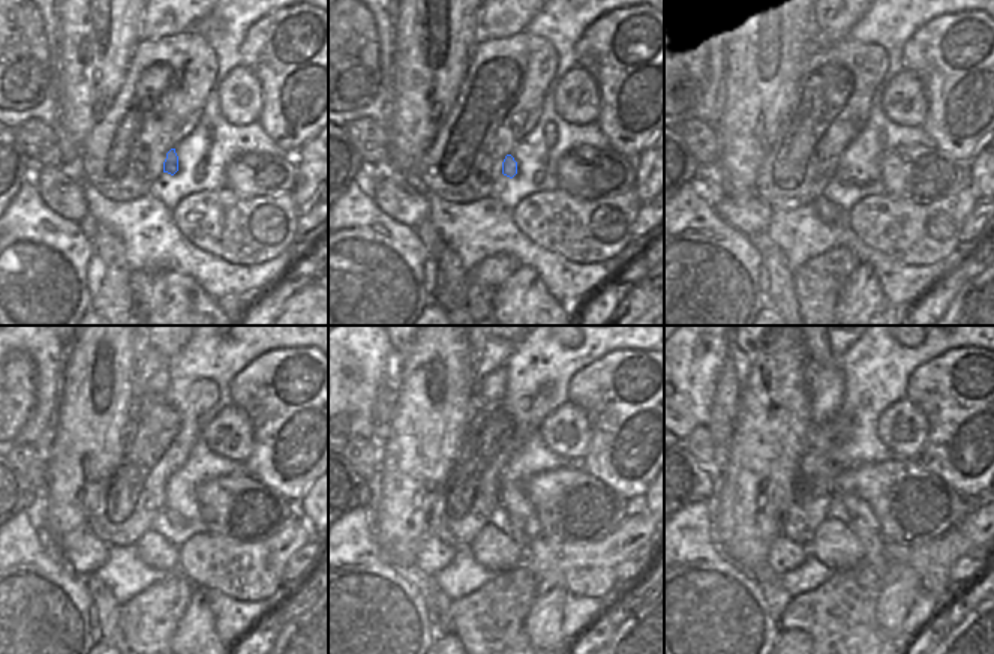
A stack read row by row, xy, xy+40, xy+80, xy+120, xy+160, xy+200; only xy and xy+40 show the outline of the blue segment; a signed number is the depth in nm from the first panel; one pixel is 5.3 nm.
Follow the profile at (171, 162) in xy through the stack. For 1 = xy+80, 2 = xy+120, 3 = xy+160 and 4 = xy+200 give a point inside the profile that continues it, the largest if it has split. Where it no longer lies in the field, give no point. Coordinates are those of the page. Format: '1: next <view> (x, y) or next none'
1: next xy+80 (843, 176)
2: next xy+120 (176, 519)
3: next xy+160 (516, 521)
4: next xy+200 (871, 543)

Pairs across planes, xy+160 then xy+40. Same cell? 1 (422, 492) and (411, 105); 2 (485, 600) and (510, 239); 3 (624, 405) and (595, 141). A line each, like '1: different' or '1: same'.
1: same
2: different
3: different

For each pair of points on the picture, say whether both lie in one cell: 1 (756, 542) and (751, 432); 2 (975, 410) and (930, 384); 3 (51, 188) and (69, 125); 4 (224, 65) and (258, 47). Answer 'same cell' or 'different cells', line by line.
1: same cell
2: same cell
3: different cells
4: different cells

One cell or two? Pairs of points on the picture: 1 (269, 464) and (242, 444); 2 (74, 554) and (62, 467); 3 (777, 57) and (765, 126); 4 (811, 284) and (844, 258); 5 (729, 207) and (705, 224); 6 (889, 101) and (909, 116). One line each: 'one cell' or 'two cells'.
1: two cells
2: two cells
3: one cell
4: one cell
5: two cells
6: one cell

